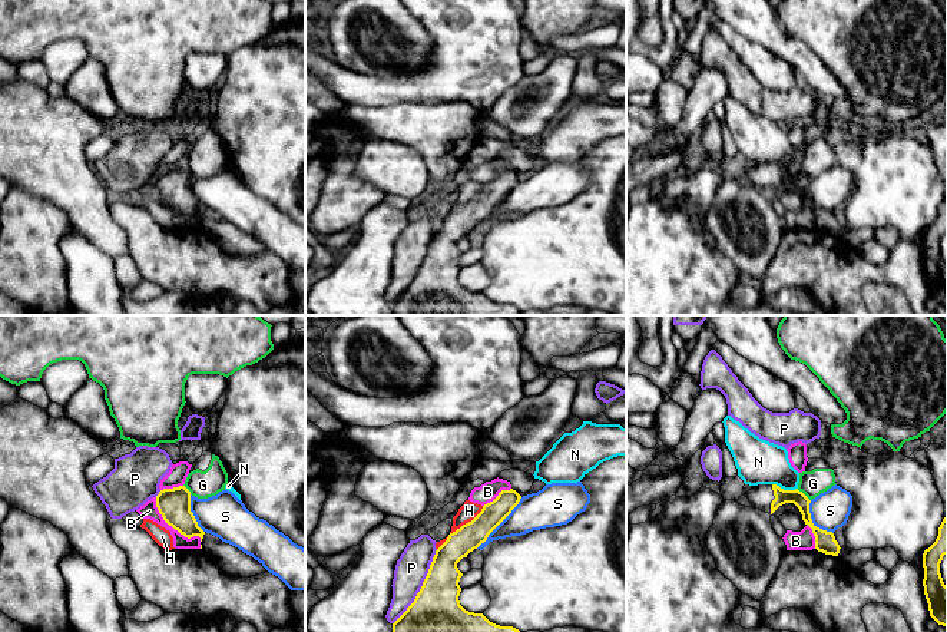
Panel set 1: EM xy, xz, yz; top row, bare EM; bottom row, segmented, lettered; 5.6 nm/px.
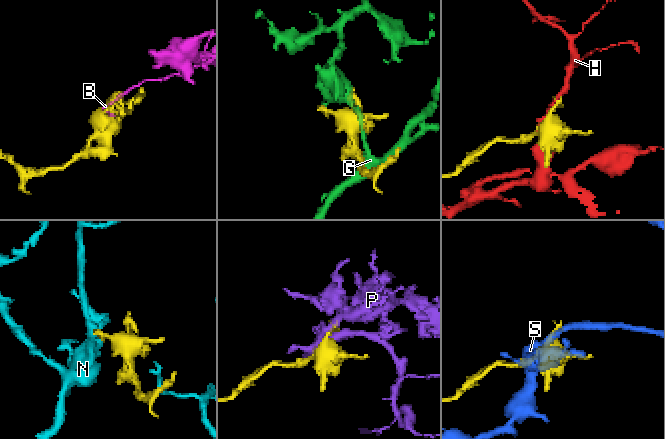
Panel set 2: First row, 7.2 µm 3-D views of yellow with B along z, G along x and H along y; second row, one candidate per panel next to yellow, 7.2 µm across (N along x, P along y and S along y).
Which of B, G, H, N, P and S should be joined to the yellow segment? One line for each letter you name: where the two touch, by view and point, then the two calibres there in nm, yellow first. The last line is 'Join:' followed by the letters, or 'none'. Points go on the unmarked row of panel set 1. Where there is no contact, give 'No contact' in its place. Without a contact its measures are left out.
Join: none

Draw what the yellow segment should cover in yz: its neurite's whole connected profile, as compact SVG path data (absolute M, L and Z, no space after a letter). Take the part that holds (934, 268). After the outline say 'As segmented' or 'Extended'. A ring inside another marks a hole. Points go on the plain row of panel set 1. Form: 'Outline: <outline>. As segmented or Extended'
Outline: M947 196L943 198L938 206L936 221L923 232L923 265L930 295L938 304L947 307L947 265L940 252L940 242L944 234L947 234Z. As segmented

